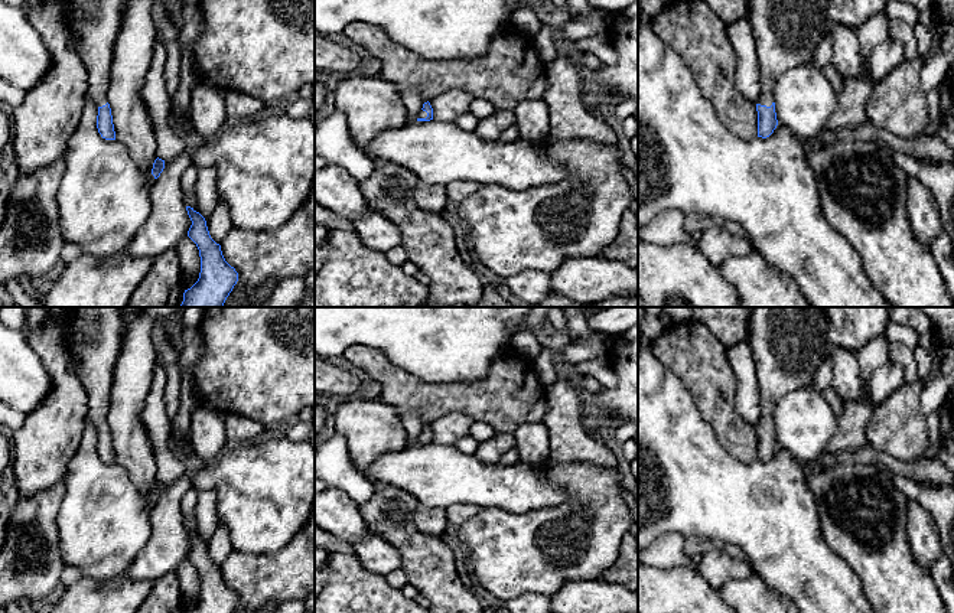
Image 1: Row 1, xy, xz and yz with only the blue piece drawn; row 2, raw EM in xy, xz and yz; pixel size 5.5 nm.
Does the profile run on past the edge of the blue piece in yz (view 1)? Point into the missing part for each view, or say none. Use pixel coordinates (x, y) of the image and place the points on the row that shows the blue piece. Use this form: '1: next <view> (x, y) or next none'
1: next yz (787, 32)

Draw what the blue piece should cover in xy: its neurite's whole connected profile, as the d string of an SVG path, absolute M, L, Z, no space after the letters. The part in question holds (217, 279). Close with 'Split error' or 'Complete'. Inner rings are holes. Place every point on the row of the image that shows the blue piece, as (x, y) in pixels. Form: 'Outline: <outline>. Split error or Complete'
Outline: M186 206L192 225L188 237L196 244L201 257L198 281L183 293L180 307L224 307L224 303L238 281L238 273L231 267L208 231L205 218Z. Complete

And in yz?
Outline: M749 0L748 20L755 38L761 101L758 111L758 137L769 137L778 125L774 89L775 79L798 66L810 66L820 42L826 39L828 0Z. Split error

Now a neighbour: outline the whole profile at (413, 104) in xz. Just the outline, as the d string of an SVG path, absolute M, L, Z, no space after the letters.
M407 92L400 94L401 101L407 110L411 120L416 120L417 114L421 111L424 101L417 95L410 95Z

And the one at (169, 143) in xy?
M156 38L153 58L141 89L154 128L159 159L169 162L186 151L185 140L169 125L170 95L165 87L166 45Z

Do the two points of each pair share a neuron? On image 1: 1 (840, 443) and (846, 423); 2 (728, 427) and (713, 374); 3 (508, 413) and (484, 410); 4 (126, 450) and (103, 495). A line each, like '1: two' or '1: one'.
1: one
2: one
3: one
4: two

